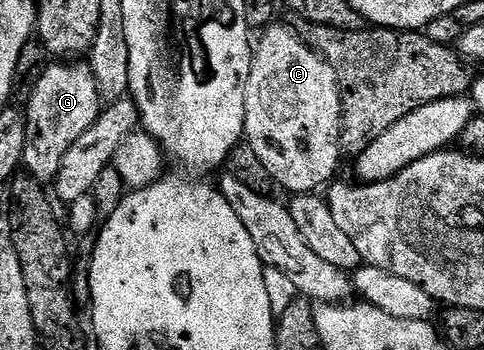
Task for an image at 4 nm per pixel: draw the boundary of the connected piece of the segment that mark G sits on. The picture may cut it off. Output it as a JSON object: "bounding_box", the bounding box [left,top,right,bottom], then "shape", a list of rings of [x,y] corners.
{"bounding_box":[22,63,101,183],"shape":[[[51,63],[28,97],[31,98],[25,104],[27,146],[22,168],[36,181],[51,183],[61,167],[61,159],[65,159],[65,151],[69,151],[99,117],[101,100],[97,83],[87,63]]]}

